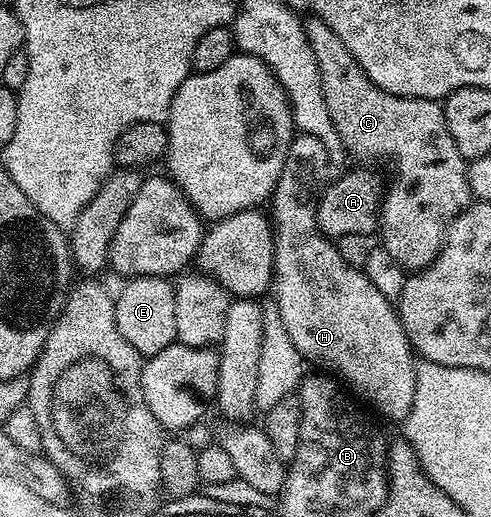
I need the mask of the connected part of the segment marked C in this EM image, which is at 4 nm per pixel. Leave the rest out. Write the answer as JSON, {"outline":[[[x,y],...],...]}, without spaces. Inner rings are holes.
{"outline":[[[311,18],[304,23],[305,34],[309,38],[309,46],[313,49],[313,58],[317,58],[317,70],[321,74],[321,94],[325,94],[325,107],[329,109],[329,118],[333,118],[333,126],[337,126],[337,134],[341,134],[341,142],[345,146],[345,150],[352,157],[355,156],[356,161],[363,162],[366,156],[388,156],[389,159],[395,160],[395,181],[386,185],[383,193],[383,206],[379,210],[379,223],[377,225],[377,236],[380,236],[381,247],[393,258],[393,262],[397,262],[397,266],[401,266],[404,273],[422,272],[435,261],[437,254],[443,245],[443,239],[447,236],[447,228],[456,220],[461,213],[472,203],[473,197],[471,187],[467,181],[467,165],[468,161],[464,160],[461,150],[457,150],[457,142],[453,142],[453,134],[449,134],[449,126],[445,122],[445,114],[443,113],[443,105],[438,100],[426,100],[425,98],[413,98],[412,96],[394,96],[391,92],[379,88],[365,74],[365,70],[361,70],[361,66],[357,62],[357,58],[353,58],[353,54],[349,54],[349,50],[345,46],[345,42],[341,42],[341,38],[337,38],[337,34],[333,34],[333,30],[325,21],[318,18]]]}

